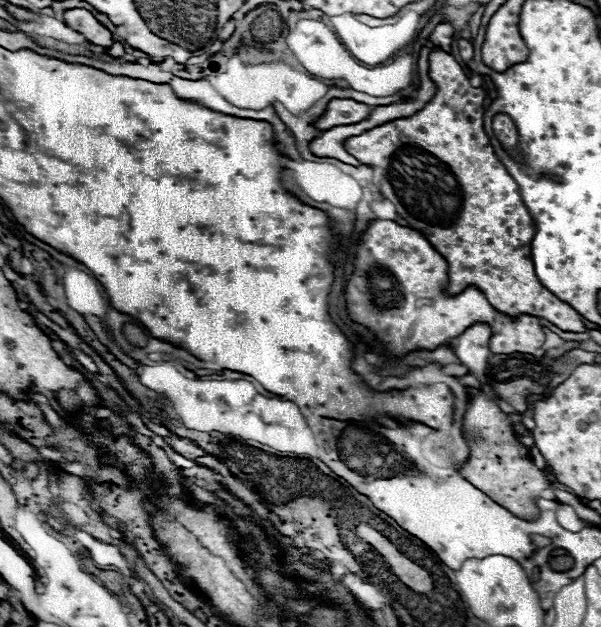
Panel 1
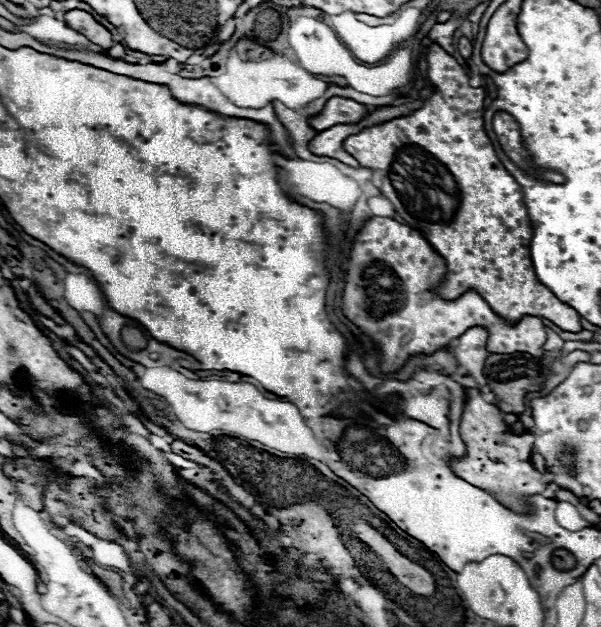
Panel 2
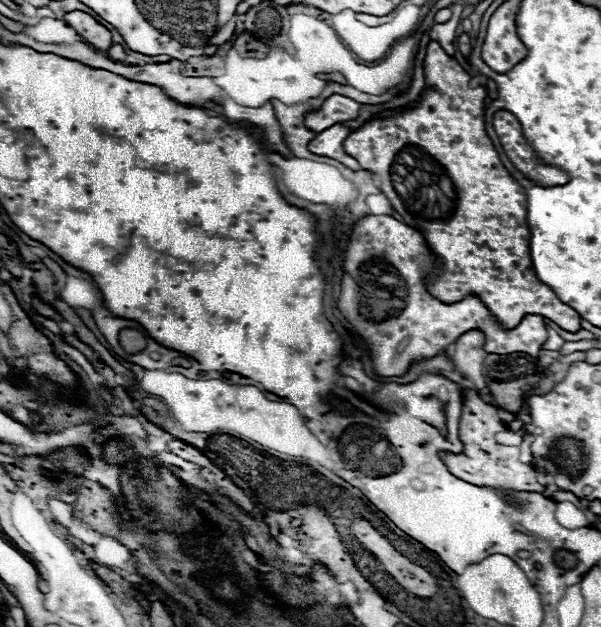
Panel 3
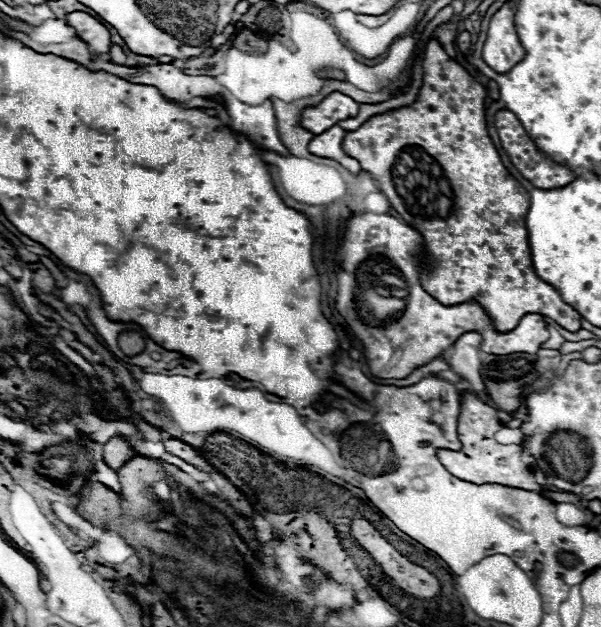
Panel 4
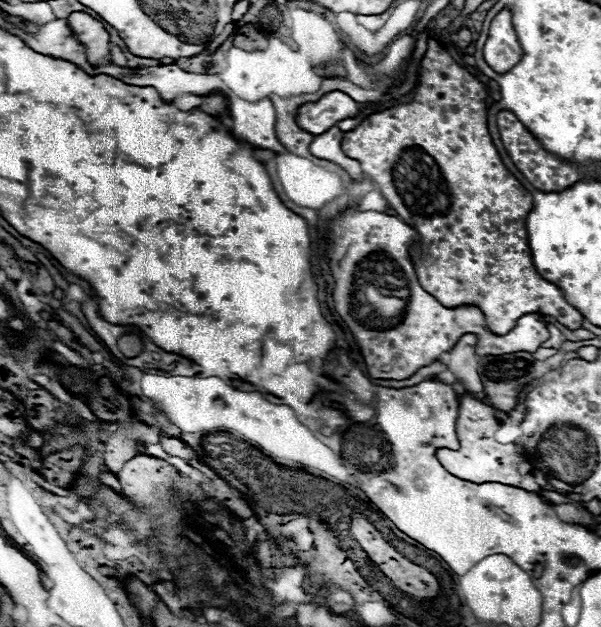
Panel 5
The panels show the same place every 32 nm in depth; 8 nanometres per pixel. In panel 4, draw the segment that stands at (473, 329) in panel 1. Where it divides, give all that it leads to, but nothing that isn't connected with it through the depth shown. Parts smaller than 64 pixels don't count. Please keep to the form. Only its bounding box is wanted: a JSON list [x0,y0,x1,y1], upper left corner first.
[444,332,484,392]

